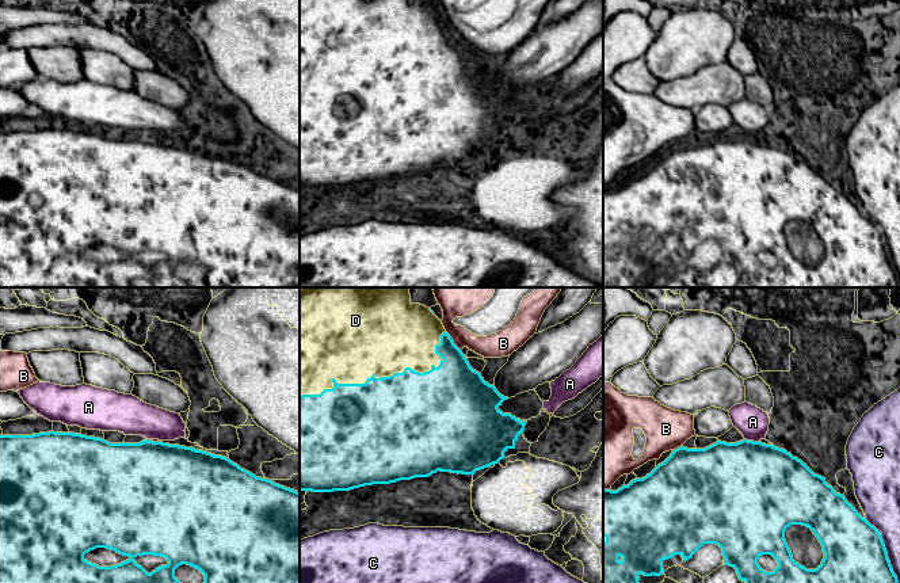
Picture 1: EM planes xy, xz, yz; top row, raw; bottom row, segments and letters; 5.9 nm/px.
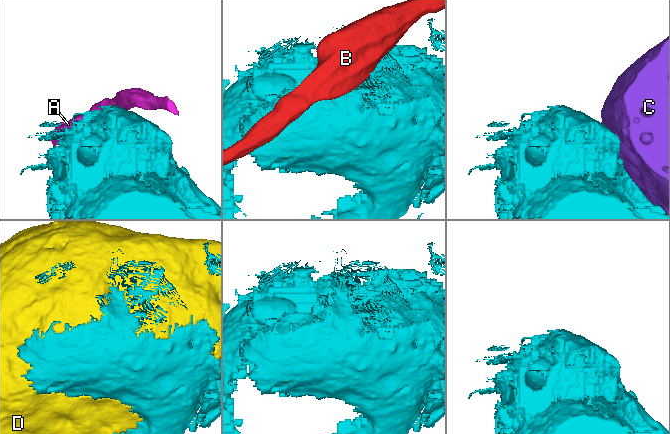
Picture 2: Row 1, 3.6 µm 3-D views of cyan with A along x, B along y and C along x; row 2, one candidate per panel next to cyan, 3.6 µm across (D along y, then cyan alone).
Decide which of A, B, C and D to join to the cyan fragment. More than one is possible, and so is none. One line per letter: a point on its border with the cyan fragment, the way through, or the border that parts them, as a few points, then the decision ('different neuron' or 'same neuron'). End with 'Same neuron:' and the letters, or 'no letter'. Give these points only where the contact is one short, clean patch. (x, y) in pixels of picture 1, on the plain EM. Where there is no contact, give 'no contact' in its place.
A: yz (751, 137) | along yz (744, 134), (758, 138) | different neuron
B: xz (452, 37) | different neuron
C: yz (885, 248) | different neuron
D: xz (384, 73) | same neuron
Same neuron: D

